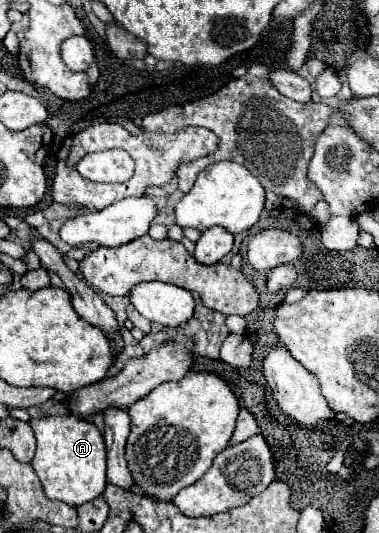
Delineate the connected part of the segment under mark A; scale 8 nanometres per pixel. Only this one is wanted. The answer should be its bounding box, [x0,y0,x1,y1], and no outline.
[29,415,105,507]

